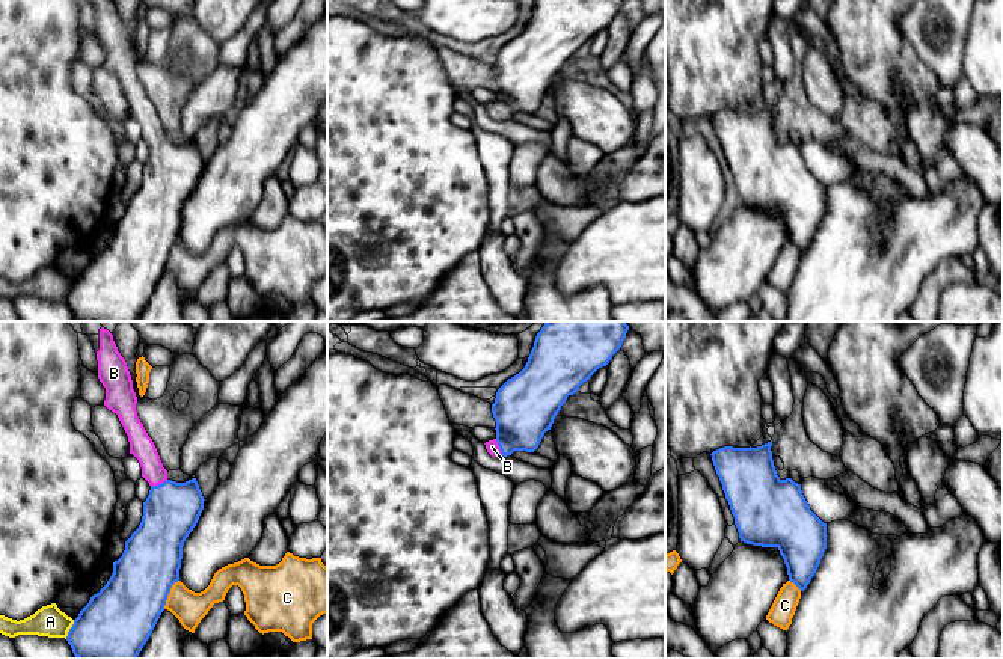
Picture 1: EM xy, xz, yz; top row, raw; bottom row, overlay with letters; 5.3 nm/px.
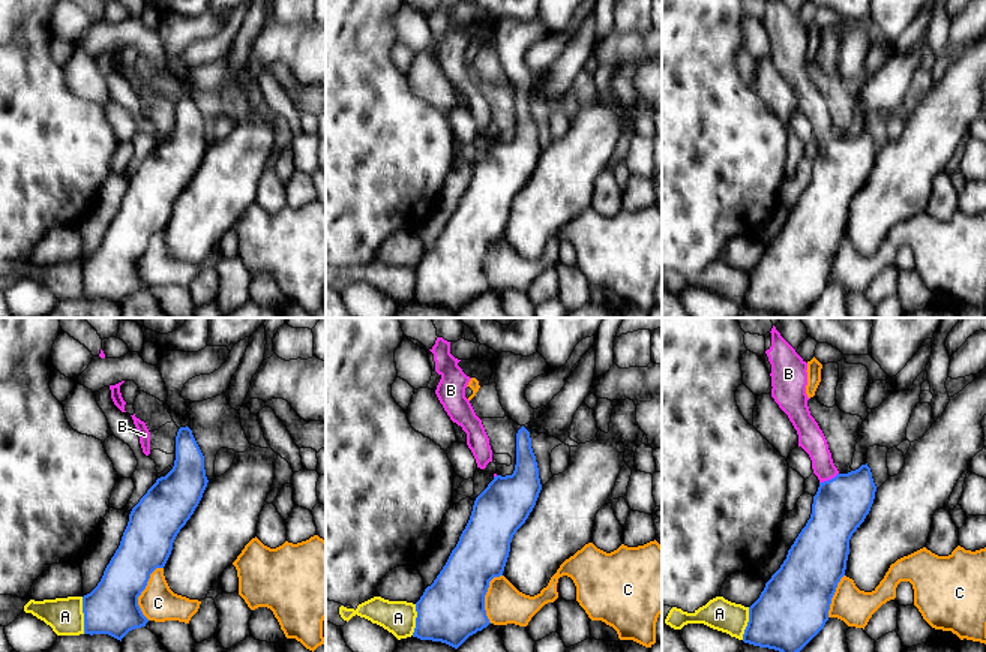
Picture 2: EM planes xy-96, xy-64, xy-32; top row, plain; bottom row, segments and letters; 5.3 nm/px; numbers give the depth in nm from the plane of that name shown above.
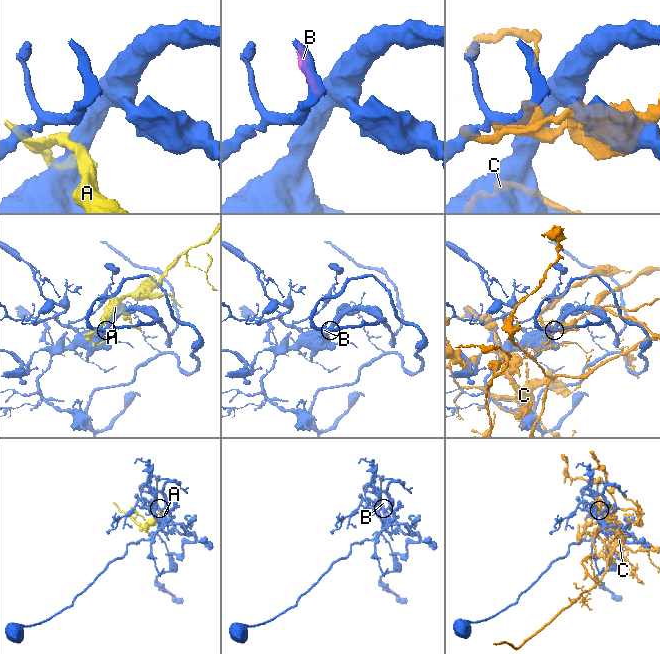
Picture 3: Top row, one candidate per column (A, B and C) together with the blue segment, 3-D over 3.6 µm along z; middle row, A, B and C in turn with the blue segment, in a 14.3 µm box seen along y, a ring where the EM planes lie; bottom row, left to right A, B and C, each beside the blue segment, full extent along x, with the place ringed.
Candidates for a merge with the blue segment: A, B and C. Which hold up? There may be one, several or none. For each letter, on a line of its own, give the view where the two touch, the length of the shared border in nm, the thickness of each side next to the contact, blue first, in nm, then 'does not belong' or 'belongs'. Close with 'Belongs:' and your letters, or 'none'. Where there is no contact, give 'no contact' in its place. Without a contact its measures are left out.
A: xy | 120 nm | 380/160 nm | does not belong
B: xz | 100 nm | 320/70 nm | belongs
C: xy | 180 nm | 360/170 nm | does not belong
Belongs: B

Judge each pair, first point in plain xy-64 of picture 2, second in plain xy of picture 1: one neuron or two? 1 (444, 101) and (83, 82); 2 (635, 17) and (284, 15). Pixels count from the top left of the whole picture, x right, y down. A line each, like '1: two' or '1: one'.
1: two
2: two

